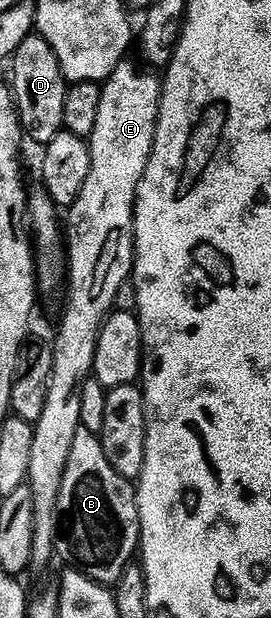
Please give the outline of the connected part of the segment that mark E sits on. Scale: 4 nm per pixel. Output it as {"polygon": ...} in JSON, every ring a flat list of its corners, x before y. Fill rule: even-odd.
{"polygon":[[124,60,119,66,116,67,115,71,108,77,106,81,102,83,102,90,99,100,98,119,95,121,95,130,92,131,90,137,88,137,87,143,91,150,91,171,87,176,86,182,83,184,83,190,80,191,80,198,72,205,66,213,67,222,65,218,65,237,66,237,66,255,67,255,67,302,65,304,65,310,61,318,61,324,57,330,56,338,53,338,53,354,52,354,52,366,51,378,49,379,49,385,47,386,47,406,43,406,43,414,39,414,37,423,33,425,34,442,31,447,31,456,29,464,29,475,27,479,27,490,33,495,33,508,31,508,31,515,33,517,33,557,32,563,34,565,45,564,52,556,55,556,55,549,59,544,59,537,57,534,57,495,59,494,59,486,63,482,63,470,67,466,67,454,71,454,71,442,75,438,75,434,83,426,83,420,81,420,81,387,85,384,85,379,88,381,93,375,93,364,95,346,97,345,97,336,100,332,100,328,105,321,105,317,114,309,115,301,118,294,124,286,128,283,128,280,132,277,133,272,133,260,134,260,134,206,137,201,137,192,139,182,142,181,143,171,147,168,147,162,150,160,151,150,154,146,154,132,157,129,158,120,158,107,161,104,161,85,162,81,160,77,155,75,152,71,145,72,143,70,137,71,136,66,131,63,131,60]]}

